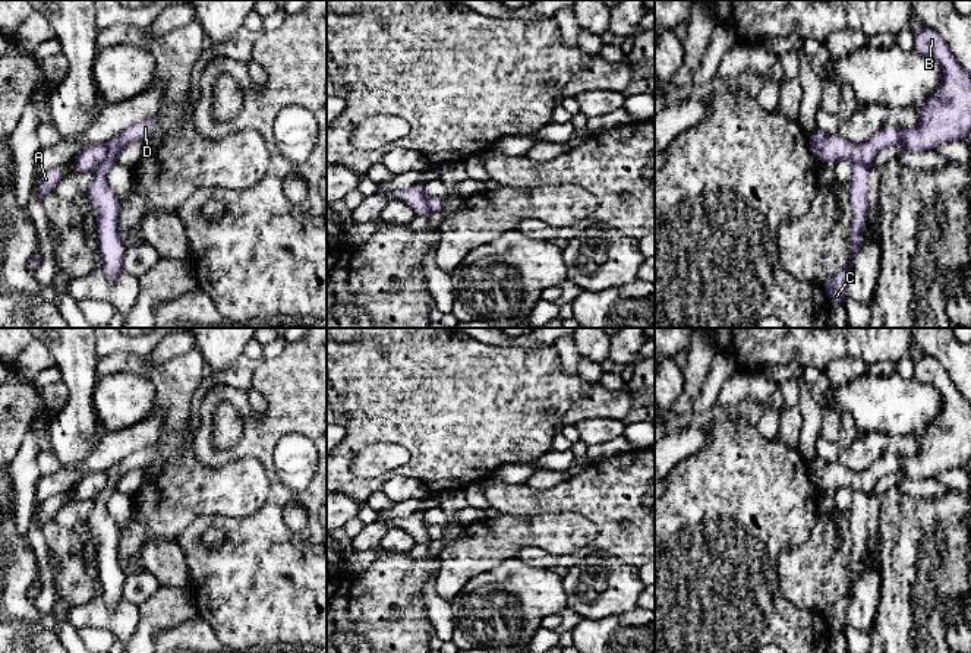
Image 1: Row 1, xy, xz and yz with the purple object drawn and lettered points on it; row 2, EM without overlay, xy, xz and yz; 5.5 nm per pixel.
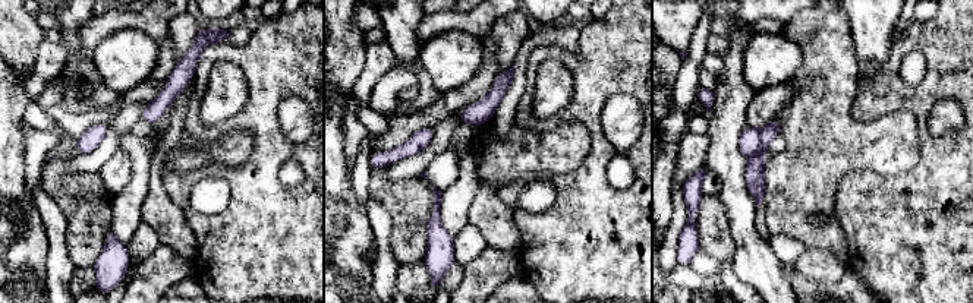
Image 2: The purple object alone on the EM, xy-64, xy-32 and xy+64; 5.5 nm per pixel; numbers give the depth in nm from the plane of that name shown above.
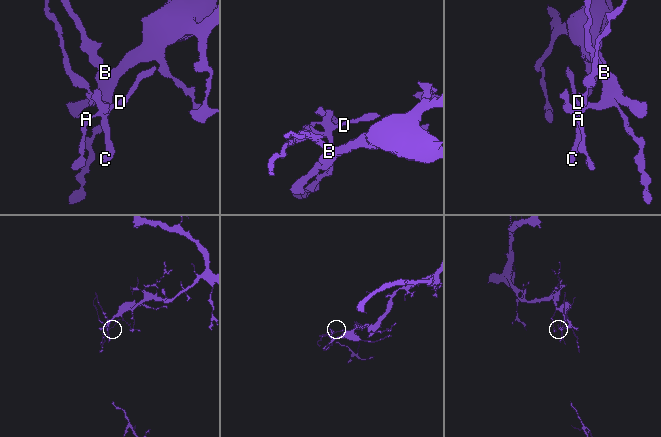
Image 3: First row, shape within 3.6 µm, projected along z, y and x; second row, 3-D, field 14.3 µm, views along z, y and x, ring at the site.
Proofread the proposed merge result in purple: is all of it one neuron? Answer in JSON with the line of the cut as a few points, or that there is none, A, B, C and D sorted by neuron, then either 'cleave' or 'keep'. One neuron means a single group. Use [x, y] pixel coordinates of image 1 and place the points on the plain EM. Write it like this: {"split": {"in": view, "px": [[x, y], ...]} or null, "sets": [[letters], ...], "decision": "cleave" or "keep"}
{"split": {"in": "xy", "px": [[107, 472], [107, 483], [95, 495]]}, "sets": [["A", "B"], ["C", "D"]], "decision": "cleave"}

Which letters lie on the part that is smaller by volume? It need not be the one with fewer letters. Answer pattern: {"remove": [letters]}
{"remove": ["C", "D"]}

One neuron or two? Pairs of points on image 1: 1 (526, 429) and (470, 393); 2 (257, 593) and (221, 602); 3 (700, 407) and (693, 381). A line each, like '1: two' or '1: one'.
1: one
2: one
3: two

